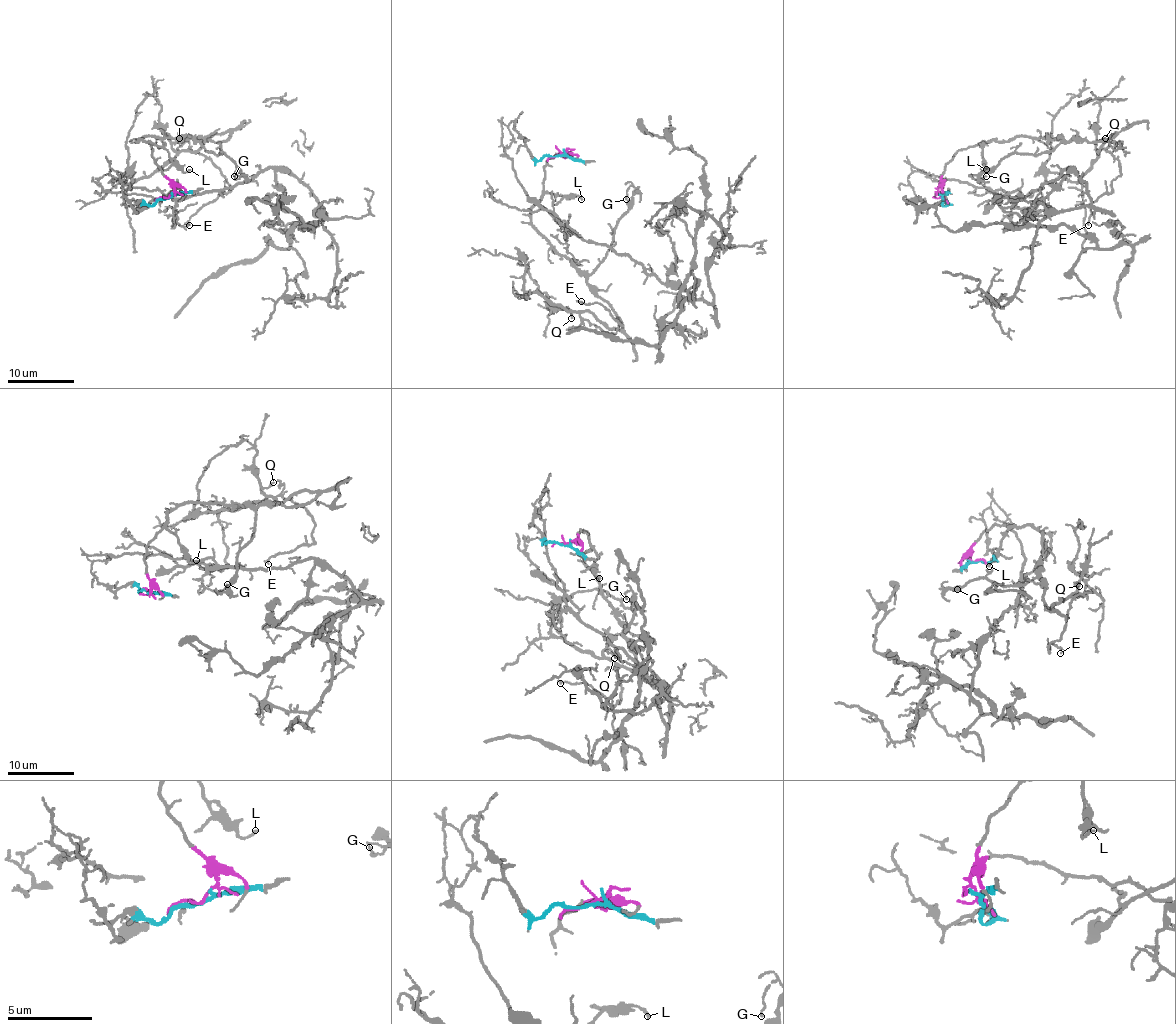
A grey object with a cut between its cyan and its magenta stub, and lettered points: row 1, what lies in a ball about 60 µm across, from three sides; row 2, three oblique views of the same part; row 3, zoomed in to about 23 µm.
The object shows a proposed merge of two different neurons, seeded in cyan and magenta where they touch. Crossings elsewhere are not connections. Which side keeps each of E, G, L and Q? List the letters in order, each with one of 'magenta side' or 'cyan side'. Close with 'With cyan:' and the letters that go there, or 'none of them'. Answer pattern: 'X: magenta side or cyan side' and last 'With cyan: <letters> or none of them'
E: magenta side
G: magenta side
L: magenta side
Q: magenta side
With cyan: none of them

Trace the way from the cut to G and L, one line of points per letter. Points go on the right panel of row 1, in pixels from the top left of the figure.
G: (941, 198), (940, 177), (960, 150), (1017, 136), (1058, 138), (1043, 153), (1008, 153), (973, 177), (986, 177)
L: (941, 198), (938, 183), (955, 153), (976, 145), (981, 148), (981, 172), (986, 170)

